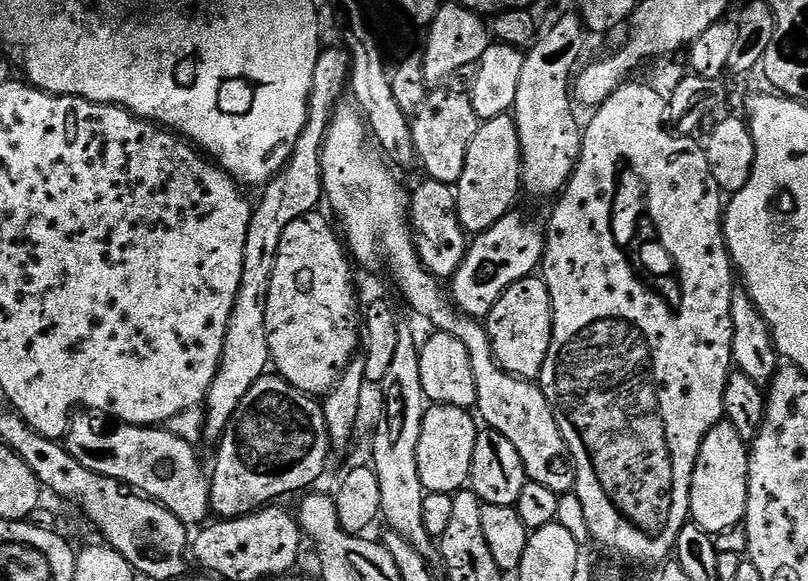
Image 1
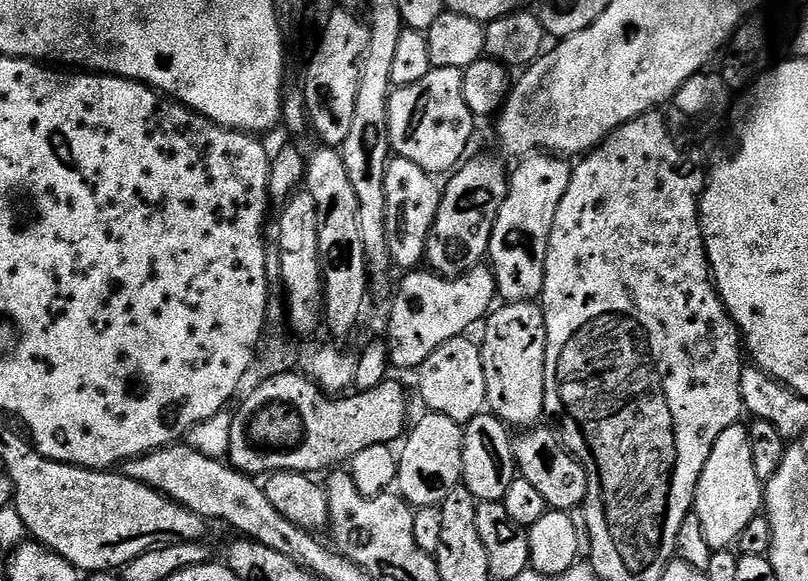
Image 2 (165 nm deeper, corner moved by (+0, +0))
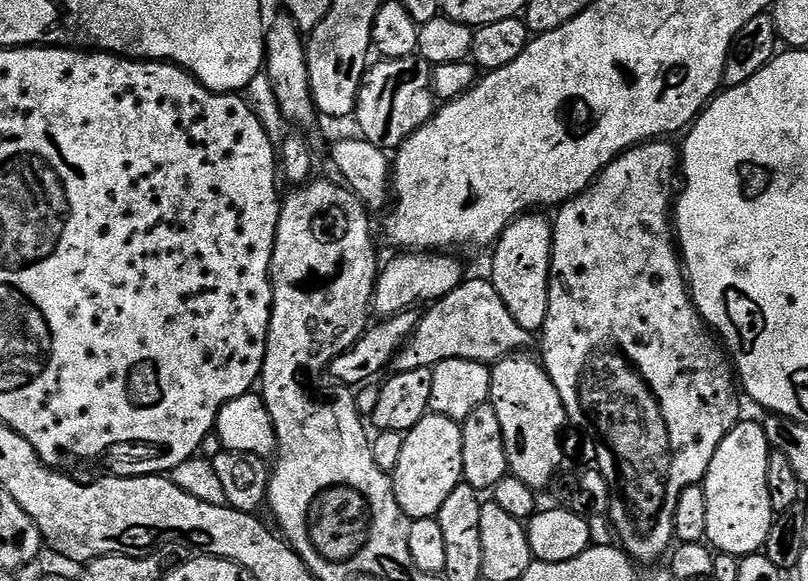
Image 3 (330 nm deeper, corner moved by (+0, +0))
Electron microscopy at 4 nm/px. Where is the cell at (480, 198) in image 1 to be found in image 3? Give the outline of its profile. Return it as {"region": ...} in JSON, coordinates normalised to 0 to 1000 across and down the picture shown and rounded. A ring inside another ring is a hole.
{"region":[[[500,430],[480,456],[469,463],[465,491],[460,501],[460,537],[470,547],[490,544],[494,537],[519,532],[521,527],[538,523],[557,499],[573,489],[577,480],[574,454],[568,439],[550,430]]]}

